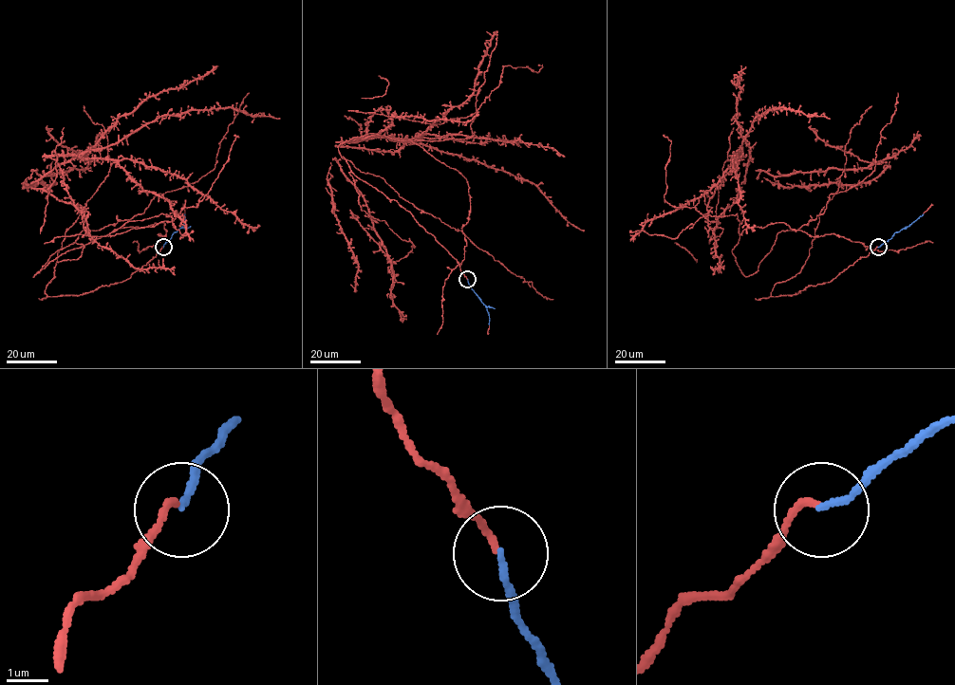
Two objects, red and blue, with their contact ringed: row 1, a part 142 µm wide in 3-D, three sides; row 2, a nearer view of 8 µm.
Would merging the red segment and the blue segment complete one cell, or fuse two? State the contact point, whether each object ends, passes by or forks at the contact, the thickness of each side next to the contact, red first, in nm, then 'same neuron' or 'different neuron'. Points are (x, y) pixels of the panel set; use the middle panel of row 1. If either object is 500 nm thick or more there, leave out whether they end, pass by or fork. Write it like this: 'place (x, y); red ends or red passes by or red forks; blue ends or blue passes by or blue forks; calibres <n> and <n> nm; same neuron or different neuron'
place (467, 279); red ends; blue ends; calibres 160 and 150 nm; same neuron

